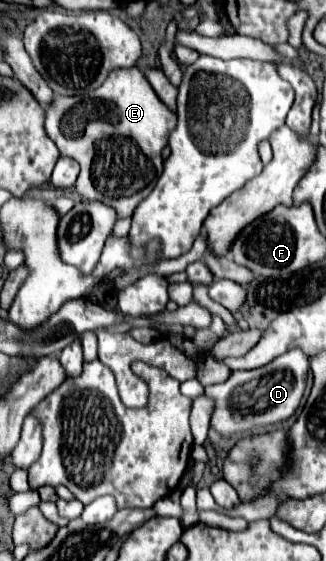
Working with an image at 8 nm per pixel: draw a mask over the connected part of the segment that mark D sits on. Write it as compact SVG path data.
M293 348L263 368L247 370L247 372L233 372L227 382L215 384L205 388L205 394L211 396L215 404L215 412L211 416L211 426L223 434L243 434L253 432L261 426L281 424L293 416L299 408L309 372L309 358L301 348Z

